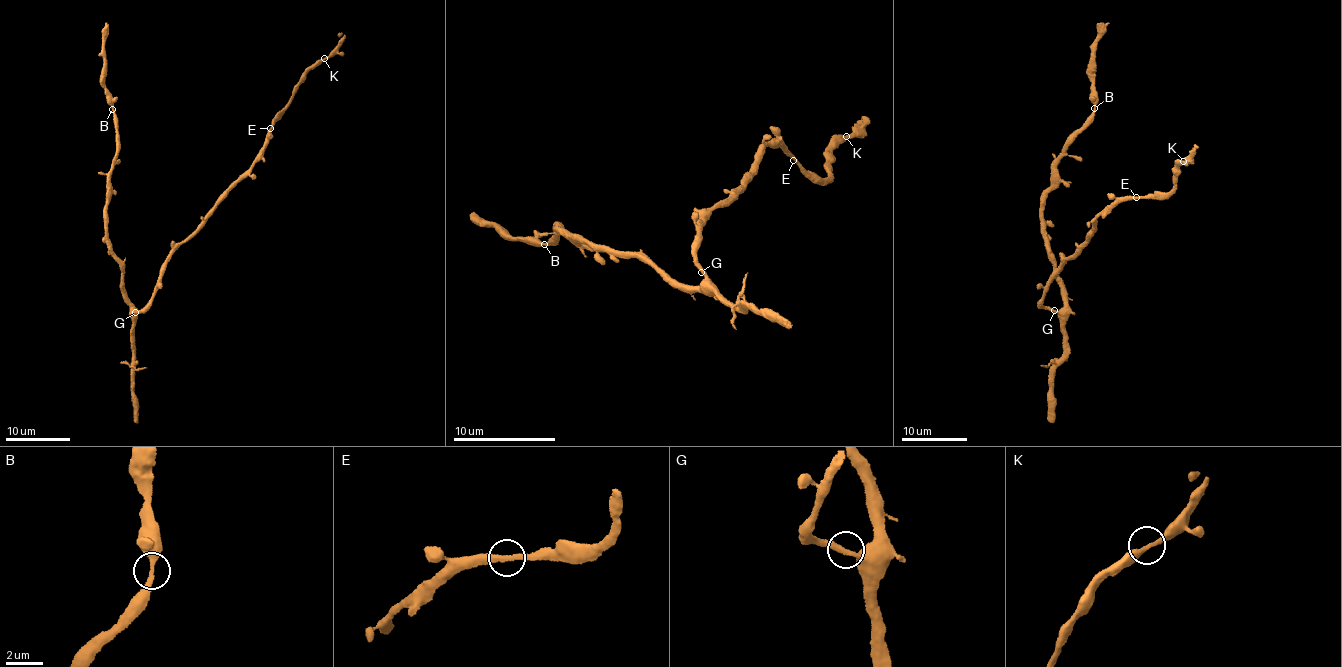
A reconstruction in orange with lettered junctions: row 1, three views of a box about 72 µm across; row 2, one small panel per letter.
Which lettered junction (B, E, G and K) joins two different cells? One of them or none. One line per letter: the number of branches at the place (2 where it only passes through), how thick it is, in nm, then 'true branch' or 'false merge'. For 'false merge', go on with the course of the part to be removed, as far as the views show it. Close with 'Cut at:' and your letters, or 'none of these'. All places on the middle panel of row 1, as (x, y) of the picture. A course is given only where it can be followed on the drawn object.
B: branches 2; calibre 280 nm; true branch
E: branches 2; calibre 280 nm; true branch
G: branches 2; calibre 320 nm; true branch
K: branches 2; calibre 300 nm; true branch
Cut at: none of these

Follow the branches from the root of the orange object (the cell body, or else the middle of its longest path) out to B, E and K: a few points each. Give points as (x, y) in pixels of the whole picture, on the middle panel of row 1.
B: (696, 240), (695, 263), (704, 277), (698, 287), (641, 256), (574, 239), (555, 224), (544, 245)
E: (696, 240), (695, 222), (702, 221), (711, 210), (722, 206), (750, 176), (763, 149), (773, 139), (793, 160)
K: (696, 240), (695, 222), (722, 206), (775, 139), (810, 173), (825, 179), (832, 151), (846, 136)

